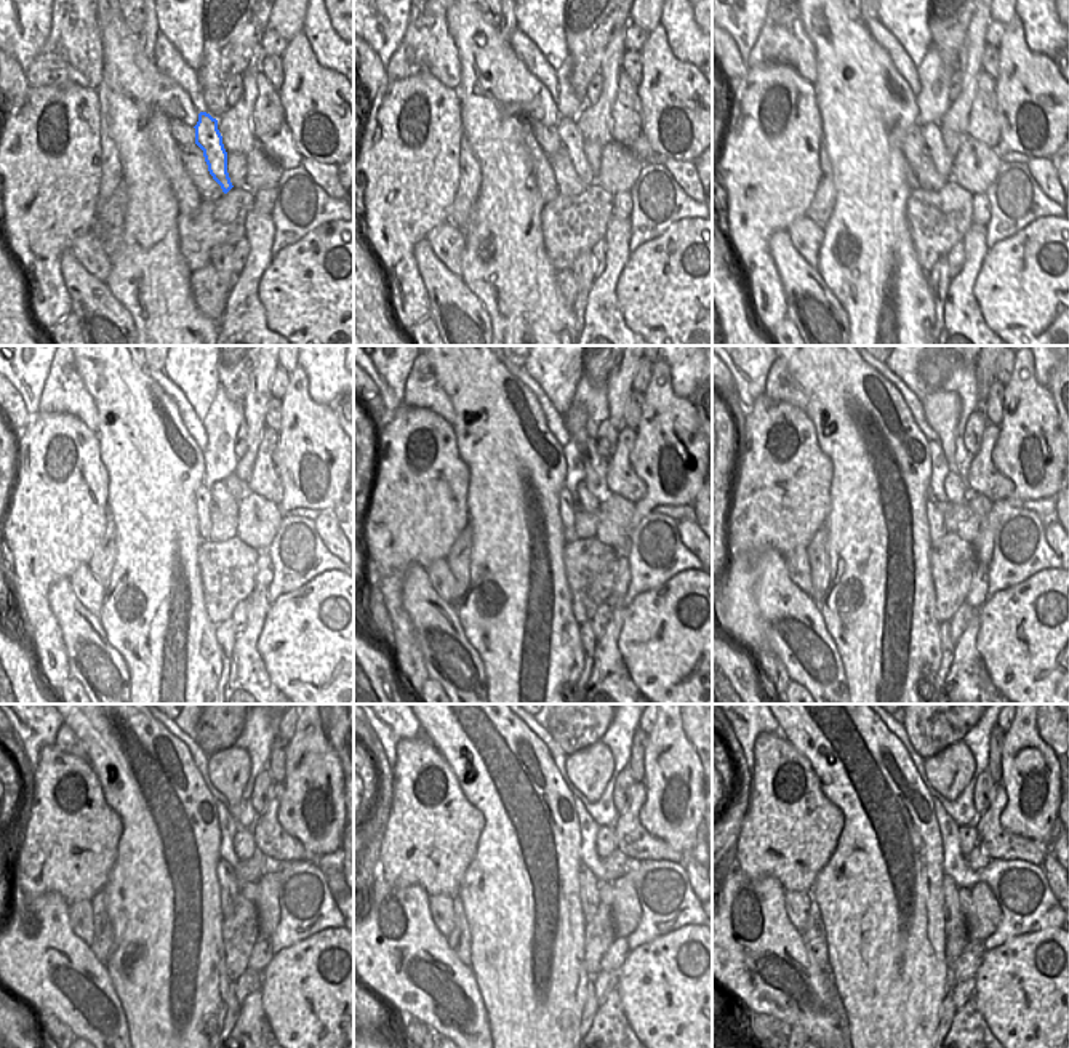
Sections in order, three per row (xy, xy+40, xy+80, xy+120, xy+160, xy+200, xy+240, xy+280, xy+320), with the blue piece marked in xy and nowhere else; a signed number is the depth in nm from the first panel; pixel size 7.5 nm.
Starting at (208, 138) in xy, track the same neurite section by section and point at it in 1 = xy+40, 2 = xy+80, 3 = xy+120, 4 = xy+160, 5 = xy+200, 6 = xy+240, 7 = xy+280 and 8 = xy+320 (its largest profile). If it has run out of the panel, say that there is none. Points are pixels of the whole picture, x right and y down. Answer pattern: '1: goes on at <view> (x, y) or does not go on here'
1: goes on at xy+40 (572, 140)
2: goes on at xy+80 (935, 144)
3: goes on at xy+120 (223, 500)
4: goes on at xy+160 (589, 503)
5: goes on at xy+200 (956, 488)
6: goes on at xy+240 (244, 842)
7: goes on at xy+280 (605, 845)
8: goes on at xy+320 (967, 836)

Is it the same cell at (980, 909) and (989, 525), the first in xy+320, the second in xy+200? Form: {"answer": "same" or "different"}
{"answer": "same"}

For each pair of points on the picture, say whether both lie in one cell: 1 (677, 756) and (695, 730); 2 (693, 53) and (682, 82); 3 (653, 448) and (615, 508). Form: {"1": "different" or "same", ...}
{"1": "different", "2": "different", "3": "different"}

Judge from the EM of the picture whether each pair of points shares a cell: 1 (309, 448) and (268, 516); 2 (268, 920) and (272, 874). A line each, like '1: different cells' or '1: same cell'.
1: different cells
2: same cell

